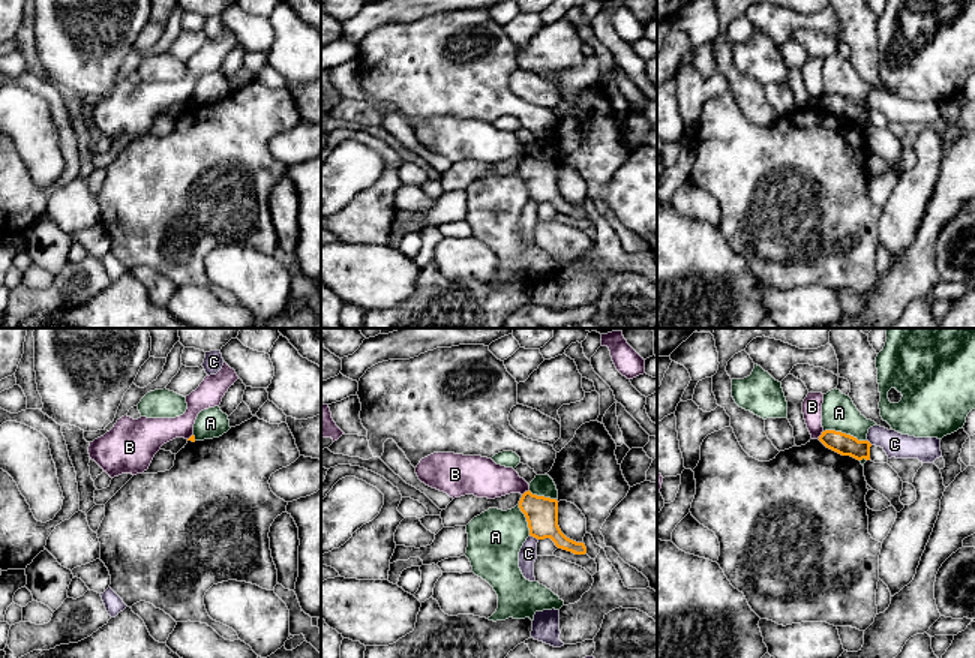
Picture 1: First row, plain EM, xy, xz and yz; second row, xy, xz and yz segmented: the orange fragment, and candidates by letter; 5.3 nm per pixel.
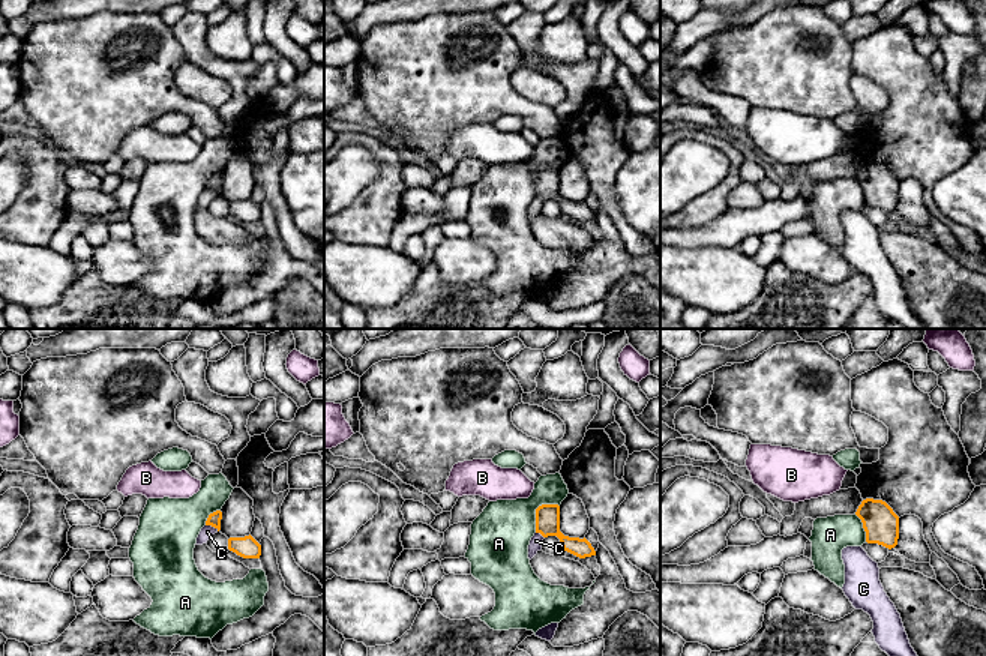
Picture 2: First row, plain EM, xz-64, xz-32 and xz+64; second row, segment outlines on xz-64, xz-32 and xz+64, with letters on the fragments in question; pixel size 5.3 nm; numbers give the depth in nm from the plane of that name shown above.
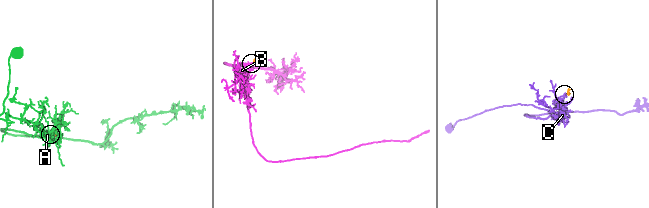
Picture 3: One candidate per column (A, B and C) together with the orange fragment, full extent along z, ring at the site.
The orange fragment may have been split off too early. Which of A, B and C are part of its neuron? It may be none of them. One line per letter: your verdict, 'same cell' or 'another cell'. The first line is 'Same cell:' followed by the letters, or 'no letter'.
Same cell: no letter
A: another cell
B: another cell
C: another cell

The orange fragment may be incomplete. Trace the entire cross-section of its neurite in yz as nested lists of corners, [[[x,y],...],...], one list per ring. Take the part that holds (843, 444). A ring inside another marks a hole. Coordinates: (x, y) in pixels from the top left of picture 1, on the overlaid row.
[[[825,430],[819,436],[819,441],[830,450],[842,454],[850,456],[856,460],[870,460],[870,447],[868,441],[858,441],[856,438],[836,432],[836,430]]]

